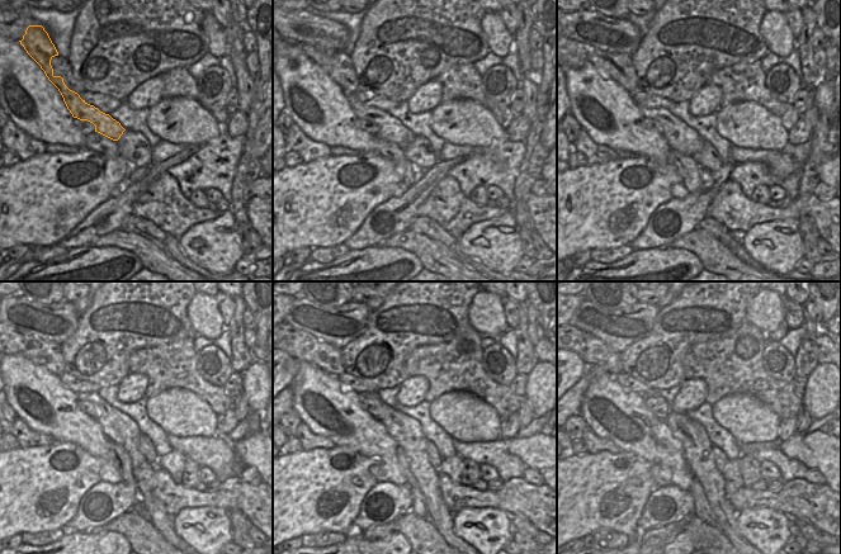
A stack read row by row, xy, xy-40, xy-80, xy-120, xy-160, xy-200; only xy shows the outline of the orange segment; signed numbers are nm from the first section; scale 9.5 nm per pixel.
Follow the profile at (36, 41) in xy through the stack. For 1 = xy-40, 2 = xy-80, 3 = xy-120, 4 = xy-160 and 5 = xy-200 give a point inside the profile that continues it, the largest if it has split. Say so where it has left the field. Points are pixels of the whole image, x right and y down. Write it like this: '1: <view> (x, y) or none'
1: xy-40 (391, 129)
2: xy-80 (680, 137)
3: xy-120 (117, 426)
4: xy-160 (406, 431)
5: xy-200 (698, 449)

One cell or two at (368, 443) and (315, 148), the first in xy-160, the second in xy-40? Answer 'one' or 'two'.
two

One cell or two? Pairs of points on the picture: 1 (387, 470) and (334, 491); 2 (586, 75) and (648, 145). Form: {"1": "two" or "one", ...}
{"1": "two", "2": "one"}

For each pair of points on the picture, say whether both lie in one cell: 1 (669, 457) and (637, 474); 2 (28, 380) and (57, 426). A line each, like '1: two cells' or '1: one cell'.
1: two cells
2: one cell

